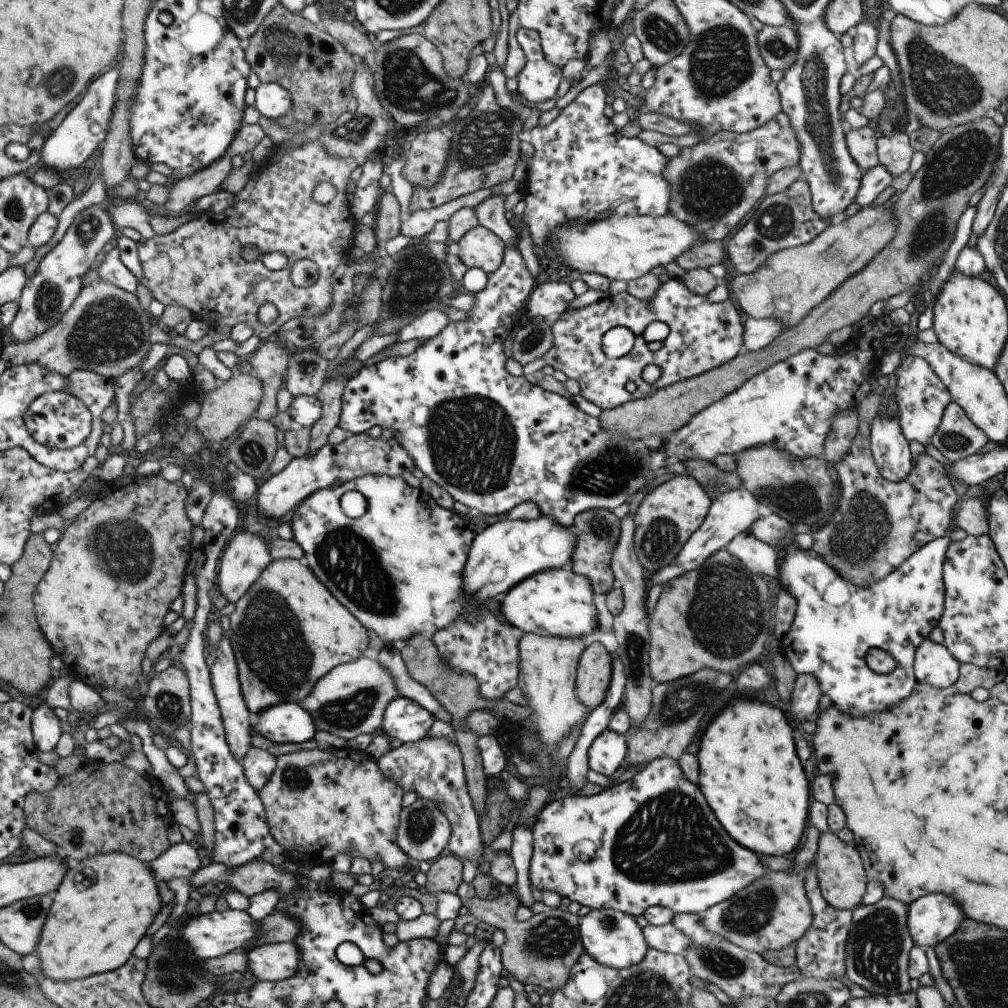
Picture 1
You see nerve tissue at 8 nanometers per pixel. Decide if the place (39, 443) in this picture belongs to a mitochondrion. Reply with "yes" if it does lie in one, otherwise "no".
no

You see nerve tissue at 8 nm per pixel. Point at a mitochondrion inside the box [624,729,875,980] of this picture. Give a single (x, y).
(751, 914)

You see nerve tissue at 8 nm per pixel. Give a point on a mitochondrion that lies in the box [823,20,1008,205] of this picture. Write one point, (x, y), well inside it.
(946, 89)

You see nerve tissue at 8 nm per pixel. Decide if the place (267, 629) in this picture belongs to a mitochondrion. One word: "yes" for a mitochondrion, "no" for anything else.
yes

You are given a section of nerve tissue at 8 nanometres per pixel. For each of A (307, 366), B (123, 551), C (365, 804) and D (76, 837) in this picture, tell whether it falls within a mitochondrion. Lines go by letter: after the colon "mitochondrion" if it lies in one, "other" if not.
A: mitochondrion
B: mitochondrion
C: other
D: mitochondrion

